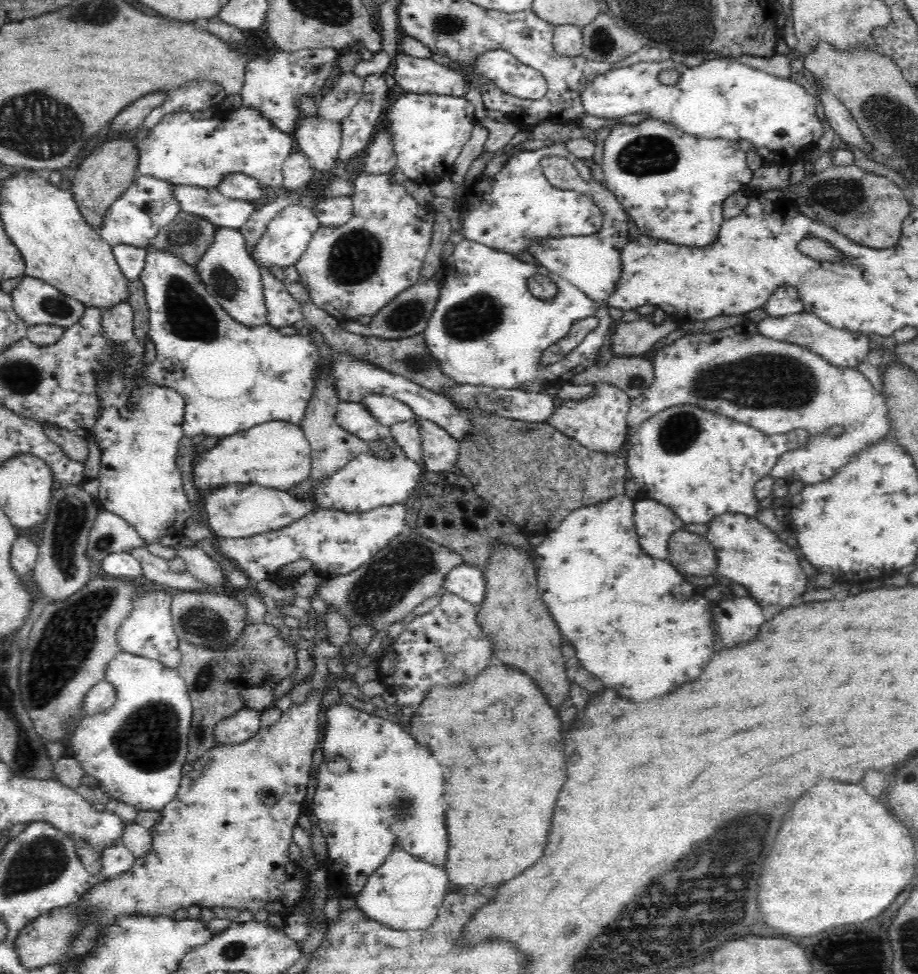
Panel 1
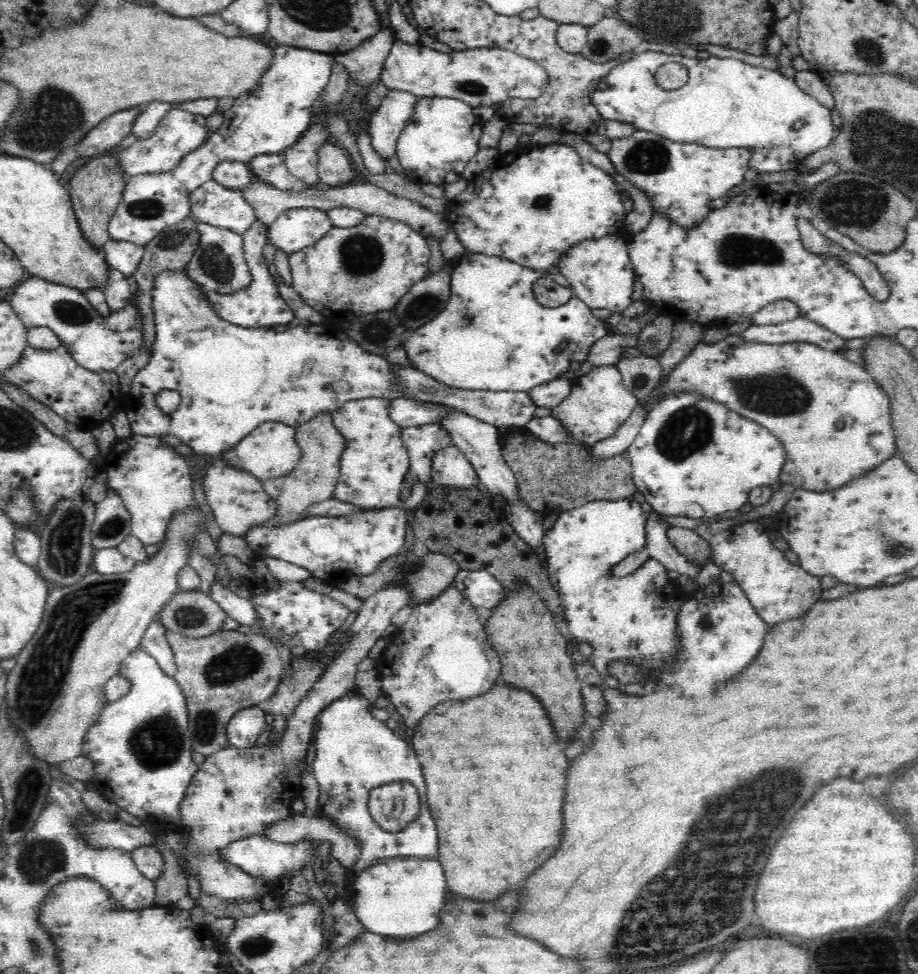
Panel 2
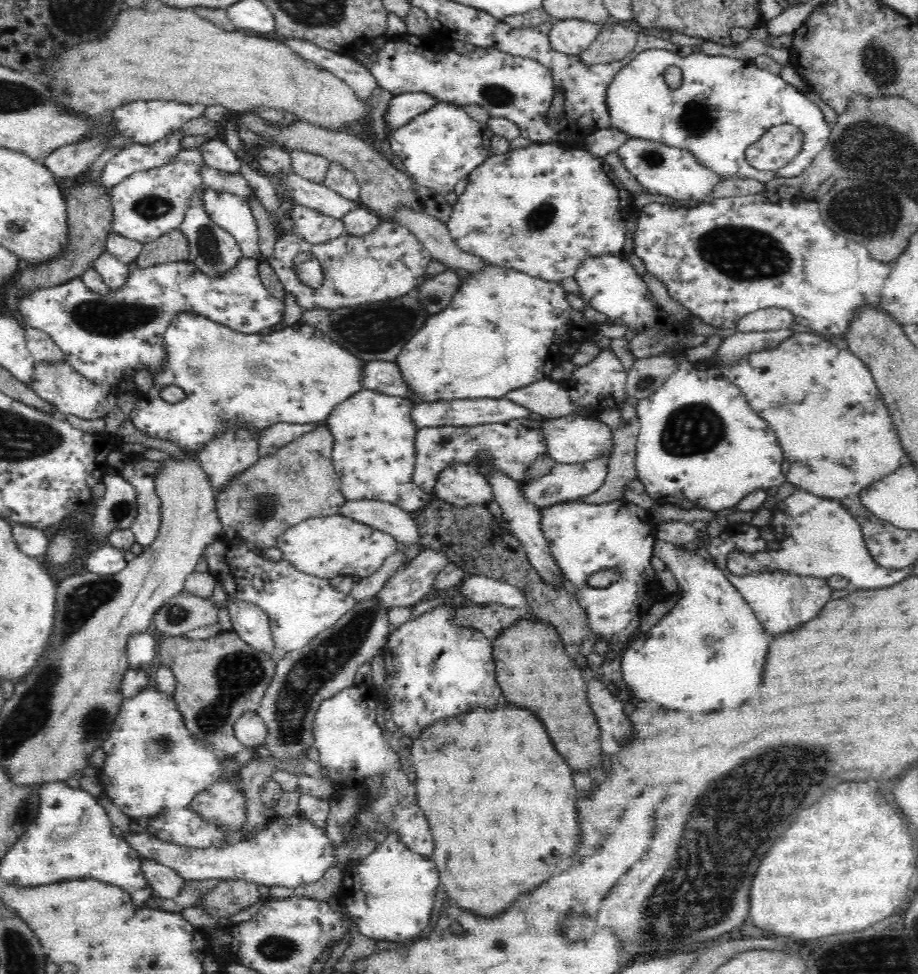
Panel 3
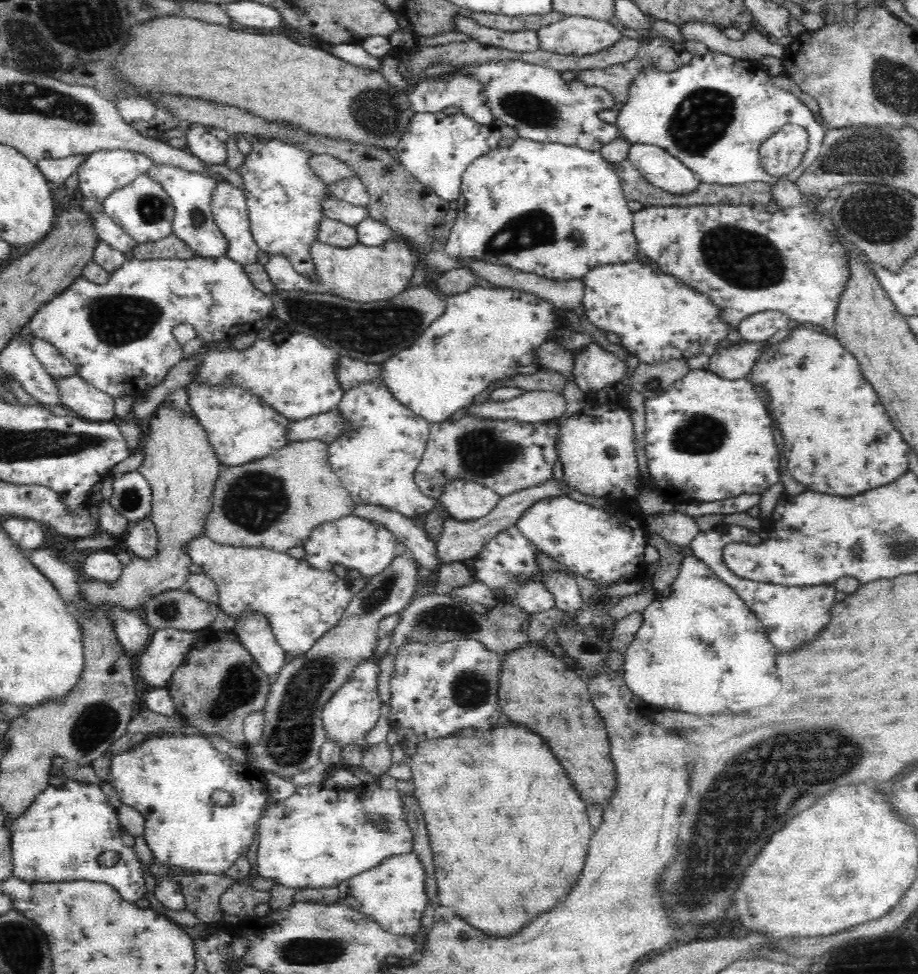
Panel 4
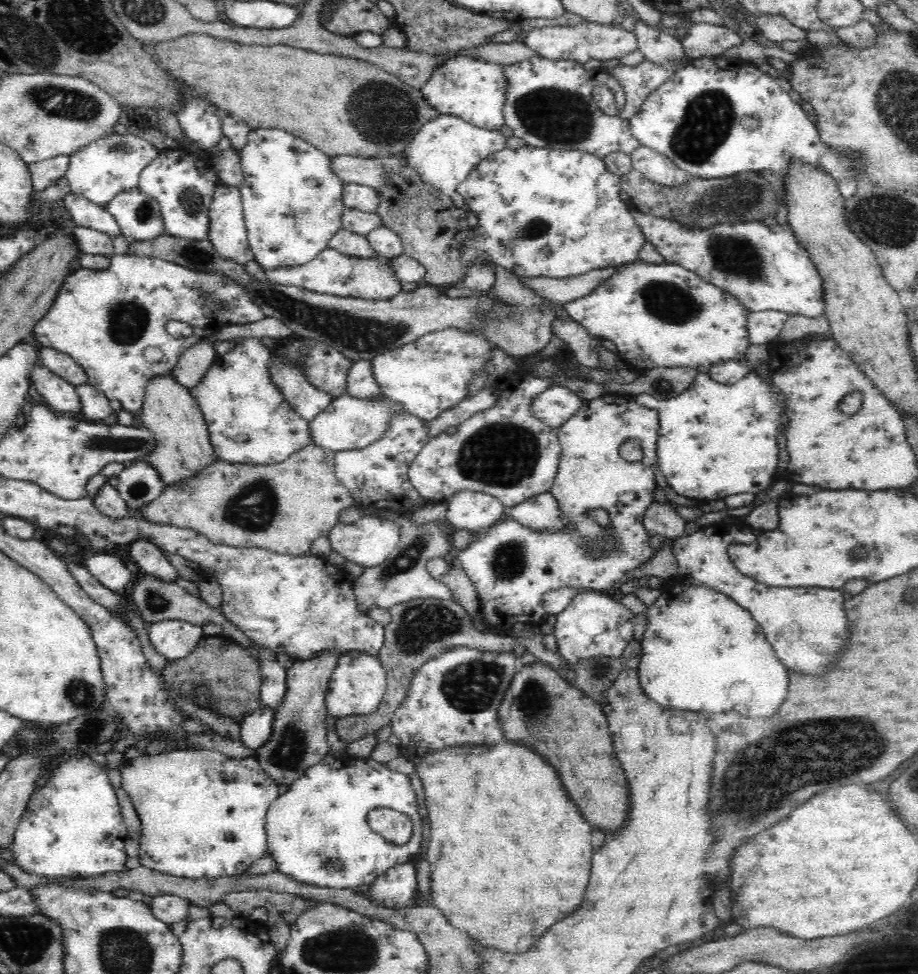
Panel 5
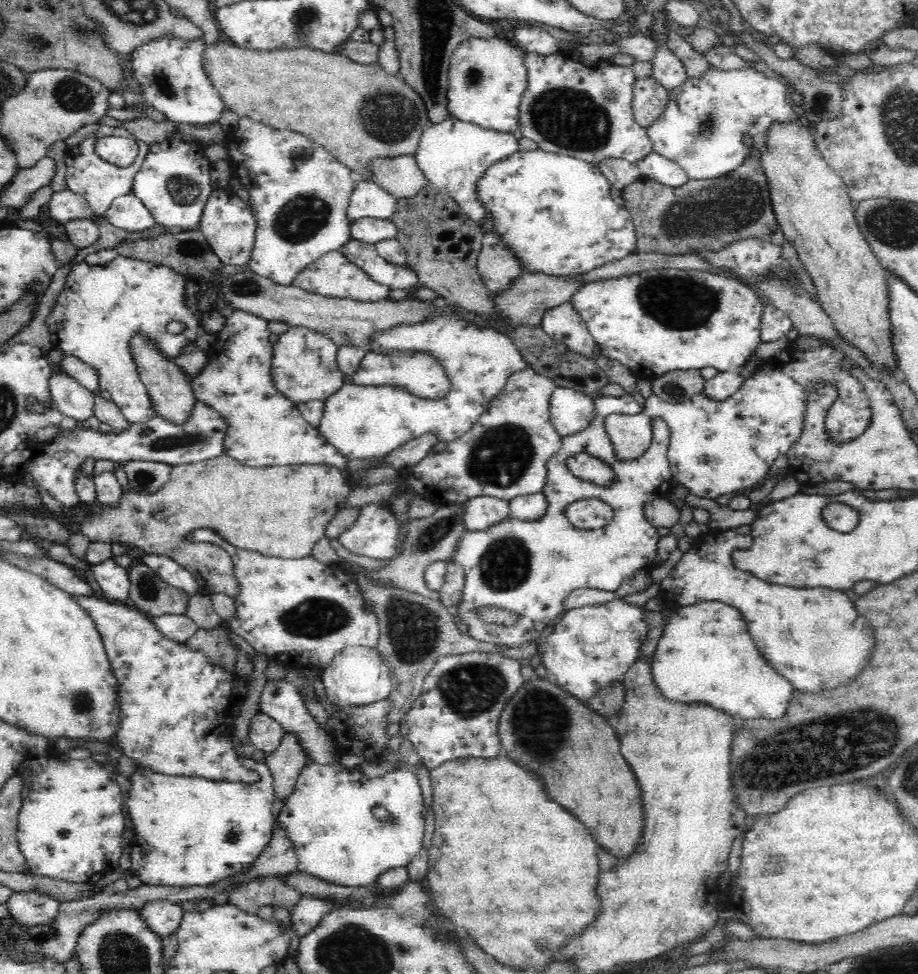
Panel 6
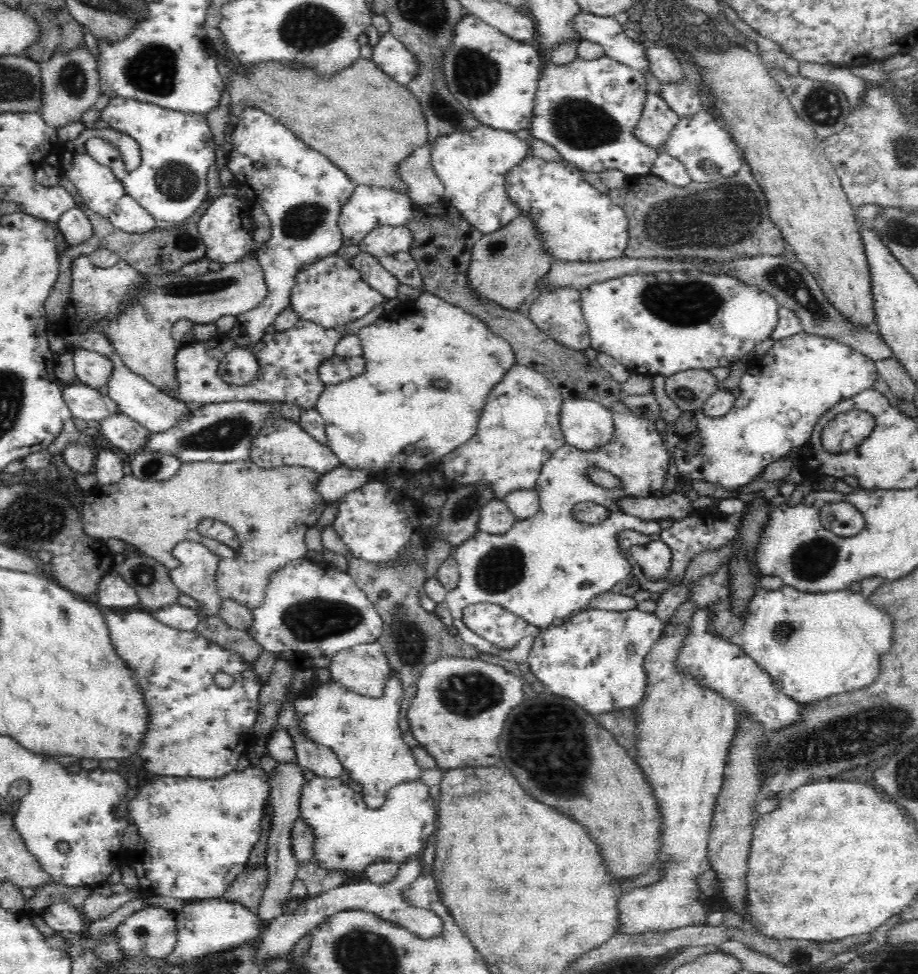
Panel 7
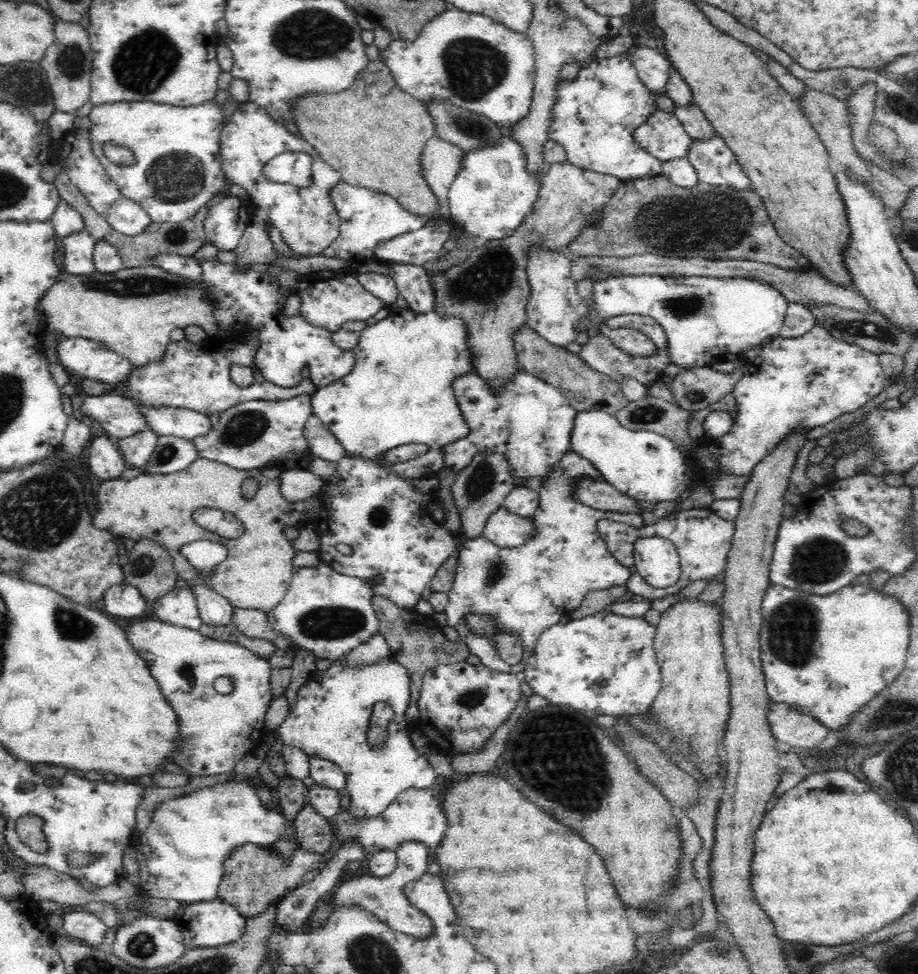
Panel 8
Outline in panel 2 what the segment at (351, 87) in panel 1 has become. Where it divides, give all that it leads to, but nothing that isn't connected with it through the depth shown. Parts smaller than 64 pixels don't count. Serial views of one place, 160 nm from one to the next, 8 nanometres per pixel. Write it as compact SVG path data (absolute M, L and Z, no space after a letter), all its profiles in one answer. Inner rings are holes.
M390 27L382 28L378 34L364 40L362 44L352 48L346 54L332 54L333 59L336 63L343 65L358 84L368 86L380 77L395 39ZM313 124L300 140L282 151L287 169L306 184L319 185L319 150L330 137L328 129L322 124Z

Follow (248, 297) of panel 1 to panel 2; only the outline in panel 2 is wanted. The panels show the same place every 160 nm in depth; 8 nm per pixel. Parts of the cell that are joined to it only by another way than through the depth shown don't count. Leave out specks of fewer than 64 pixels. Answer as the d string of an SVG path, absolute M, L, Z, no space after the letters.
M194 219L194 223L199 233L199 246L186 266L188 277L216 292L234 292L250 284L251 275L245 260L243 236L201 220Z

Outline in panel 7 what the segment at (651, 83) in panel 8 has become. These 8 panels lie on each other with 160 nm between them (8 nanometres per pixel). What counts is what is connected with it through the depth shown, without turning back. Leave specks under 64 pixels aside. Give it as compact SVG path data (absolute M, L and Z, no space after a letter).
M580 13L575 18L575 29L584 39L600 44L605 55L638 70L644 76L651 72L647 57L650 43L630 40L624 34L624 27L615 17L601 17L590 13Z

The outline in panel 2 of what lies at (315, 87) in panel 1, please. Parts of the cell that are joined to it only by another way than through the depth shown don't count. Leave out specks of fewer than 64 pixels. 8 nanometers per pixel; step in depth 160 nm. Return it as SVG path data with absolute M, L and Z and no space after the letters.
M278 45L275 48L276 58L261 83L245 95L239 96L232 107L223 113L223 123L219 129L204 140L196 150L182 156L172 170L160 173L138 174L126 176L122 200L109 222L111 240L124 240L144 247L163 228L174 226L183 220L192 218L190 195L202 184L213 179L213 170L222 160L237 160L249 163L259 154L280 153L292 146L306 132L312 118L312 106L318 98L318 92L328 84L333 71L333 55L302 49L295 46Z

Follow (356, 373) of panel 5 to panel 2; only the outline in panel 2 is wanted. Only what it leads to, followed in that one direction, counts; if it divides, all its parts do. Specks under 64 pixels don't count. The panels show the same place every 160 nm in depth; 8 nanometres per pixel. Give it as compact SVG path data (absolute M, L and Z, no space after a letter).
M381 396L349 400L331 412L334 426L344 436L346 446L340 456L340 474L334 497L366 508L401 508L413 512L428 496L430 485L418 483L408 500L400 499L410 461L402 440L402 427L390 416L391 400Z

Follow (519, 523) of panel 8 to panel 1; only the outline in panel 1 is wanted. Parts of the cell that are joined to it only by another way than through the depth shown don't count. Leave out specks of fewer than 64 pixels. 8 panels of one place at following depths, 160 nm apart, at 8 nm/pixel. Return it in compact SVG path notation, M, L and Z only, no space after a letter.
M417 416L414 419L418 419L421 426L423 448L422 466L424 469L435 473L454 471L457 467L461 444L458 443L453 436L450 436L450 433L446 432L444 428L438 427L438 425L435 425L426 419L419 419Z

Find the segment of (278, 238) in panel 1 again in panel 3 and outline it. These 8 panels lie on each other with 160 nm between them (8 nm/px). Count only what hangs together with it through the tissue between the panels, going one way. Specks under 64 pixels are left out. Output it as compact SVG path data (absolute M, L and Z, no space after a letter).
M302 205L293 208L292 218L295 222L293 234L302 236L310 244L326 244L347 235L342 219L326 216Z

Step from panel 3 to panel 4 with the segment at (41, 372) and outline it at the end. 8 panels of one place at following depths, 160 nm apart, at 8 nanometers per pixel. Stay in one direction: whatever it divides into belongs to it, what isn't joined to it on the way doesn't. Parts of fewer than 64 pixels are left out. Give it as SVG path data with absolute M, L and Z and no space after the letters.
M78 374L57 380L61 404L72 408L82 419L110 421L115 417L115 398L88 384Z

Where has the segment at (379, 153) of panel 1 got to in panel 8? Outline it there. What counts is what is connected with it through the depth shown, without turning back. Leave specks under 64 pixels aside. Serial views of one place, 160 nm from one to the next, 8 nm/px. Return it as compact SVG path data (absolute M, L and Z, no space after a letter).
M449 8L444 10L442 14L432 16L428 22L422 26L420 35L414 41L397 40L395 39L386 50L381 52L380 58L384 64L392 71L393 77L396 79L397 85L404 91L413 96L414 98L428 104L432 101L450 101L452 105L466 109L490 118L492 122L502 126L512 126L518 120L522 120L530 110L532 102L533 88L534 88L534 64L535 64L535 50L532 42L527 38L524 32L516 32L510 30L505 24L490 18L489 16L478 14L476 12L466 12L461 8Z

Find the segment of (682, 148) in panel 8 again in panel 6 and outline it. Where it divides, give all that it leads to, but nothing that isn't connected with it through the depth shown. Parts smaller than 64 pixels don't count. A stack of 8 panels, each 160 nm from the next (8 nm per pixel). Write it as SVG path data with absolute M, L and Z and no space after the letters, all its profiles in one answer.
M654 77L638 79L633 90L633 109L637 124L647 131L666 110L670 95Z

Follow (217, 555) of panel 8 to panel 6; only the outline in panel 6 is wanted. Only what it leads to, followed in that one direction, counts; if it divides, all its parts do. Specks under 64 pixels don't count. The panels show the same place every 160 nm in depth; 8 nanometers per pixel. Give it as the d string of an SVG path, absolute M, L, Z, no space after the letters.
M147 554L142 558L142 562L148 568L155 570L164 582L184 591L187 596L202 592L201 584L196 581L192 573L167 556Z

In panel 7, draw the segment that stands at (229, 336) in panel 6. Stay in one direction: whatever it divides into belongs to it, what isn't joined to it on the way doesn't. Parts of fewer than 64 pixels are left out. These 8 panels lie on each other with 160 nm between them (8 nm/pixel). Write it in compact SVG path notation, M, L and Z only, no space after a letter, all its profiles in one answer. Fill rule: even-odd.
M246 107L238 116L231 116L231 122L225 132L223 149L227 156L227 168L234 175L234 184L244 192L251 203L262 207L271 220L272 230L268 250L258 251L258 261L262 263L267 282L267 296L254 310L235 316L238 319L235 325L235 328L238 328L238 336L234 335L234 338L240 346L229 352L220 364L222 380L242 386L255 380L259 372L258 359L248 349L248 343L260 342L266 328L276 320L282 310L291 305L291 288L302 266L316 258L334 255L342 248L343 235L339 227L339 216L342 205L350 198L357 184L351 181L341 168L330 162L330 159L300 140L285 124L256 107ZM276 420L264 427L253 440L250 459L262 468L304 467L318 474L324 474L340 465L334 451L328 445L318 443L298 423Z

